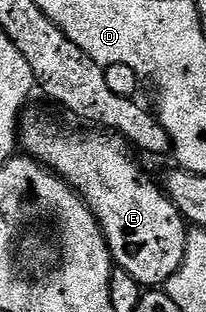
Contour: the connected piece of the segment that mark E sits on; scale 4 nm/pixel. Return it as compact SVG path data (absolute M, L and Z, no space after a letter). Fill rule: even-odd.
M30 119L21 124L20 143L29 158L37 159L43 167L49 167L65 183L77 191L78 196L90 208L106 238L110 258L123 267L143 289L158 289L167 283L184 261L188 224L176 209L176 205L166 196L165 190L158 187L130 160L131 148L125 139L114 133L103 133L98 129L86 129L81 135L78 131L65 131L50 119Z

